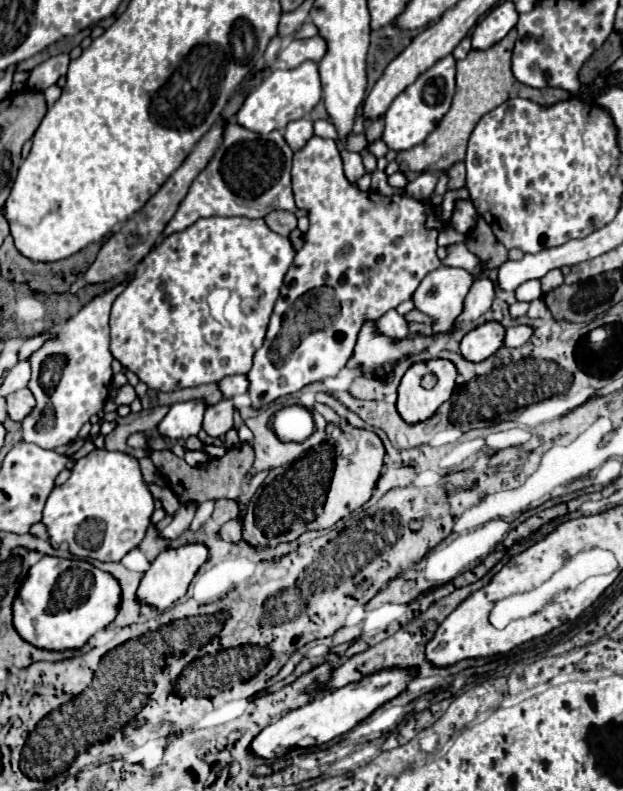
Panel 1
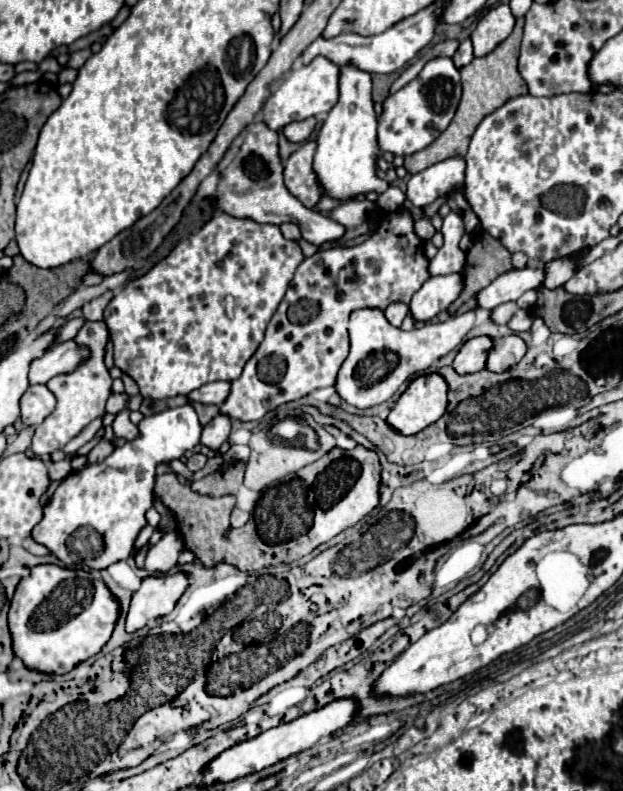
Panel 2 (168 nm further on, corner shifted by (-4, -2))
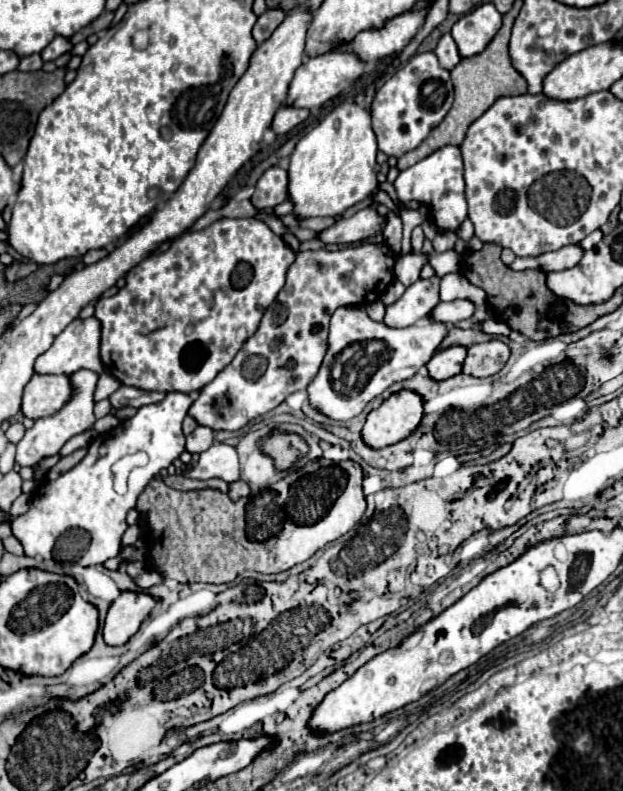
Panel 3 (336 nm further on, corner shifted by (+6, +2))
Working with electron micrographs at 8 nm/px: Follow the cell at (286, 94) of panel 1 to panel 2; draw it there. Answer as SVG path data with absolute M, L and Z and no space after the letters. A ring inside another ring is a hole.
M324 56L314 58L310 64L294 70L286 78L286 82L266 100L266 106L262 110L264 122L272 130L280 130L294 120L304 120L310 116L318 116L322 112L330 112L338 100L338 78L340 78L338 64L334 64L332 60L328 60Z

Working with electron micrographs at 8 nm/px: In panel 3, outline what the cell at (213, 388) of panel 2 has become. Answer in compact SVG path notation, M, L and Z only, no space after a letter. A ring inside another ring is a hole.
M120 386L112 396L110 396L110 404L114 408L122 408L122 406L134 406L140 408L144 404L154 404L154 402L162 402L166 398L166 392L142 392L138 388L130 388L130 386Z

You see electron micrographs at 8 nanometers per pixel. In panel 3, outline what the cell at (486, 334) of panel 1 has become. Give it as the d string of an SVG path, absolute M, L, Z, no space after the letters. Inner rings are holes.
M452 346L446 350L438 350L432 360L428 362L428 374L434 380L446 380L462 372L462 362L466 358L466 348L464 346Z

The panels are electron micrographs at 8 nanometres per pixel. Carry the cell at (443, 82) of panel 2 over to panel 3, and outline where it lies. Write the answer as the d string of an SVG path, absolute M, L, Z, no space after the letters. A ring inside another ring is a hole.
M434 52L412 56L398 72L376 92L370 102L372 130L378 140L378 150L388 156L402 156L414 150L436 128L452 106L450 72L438 64Z

